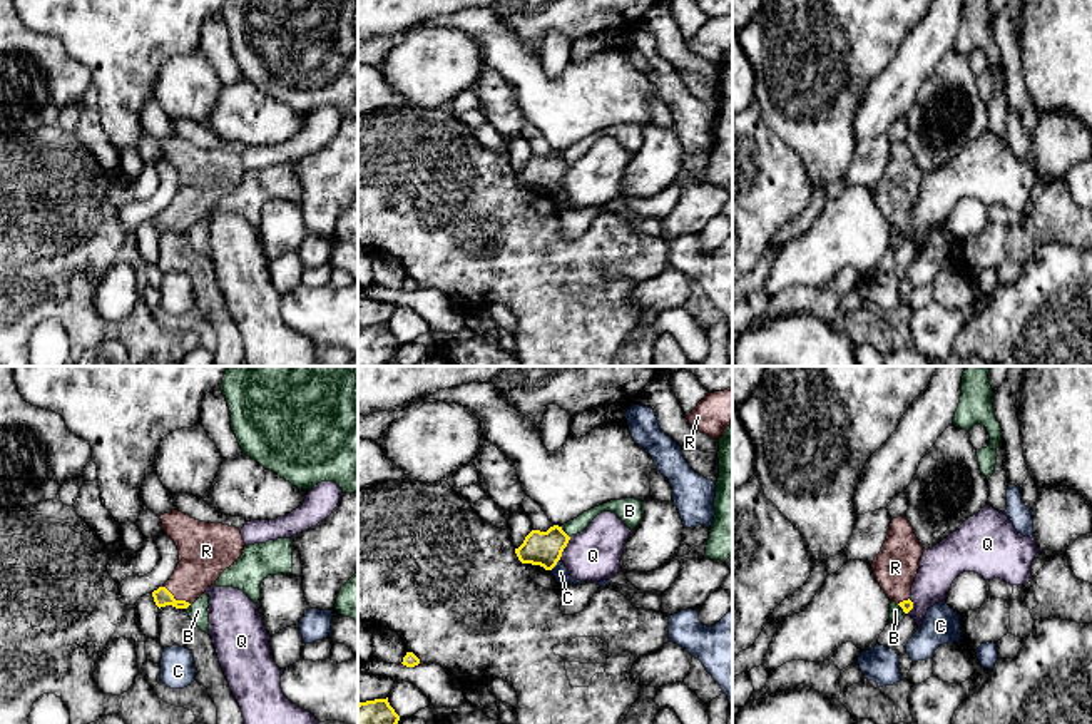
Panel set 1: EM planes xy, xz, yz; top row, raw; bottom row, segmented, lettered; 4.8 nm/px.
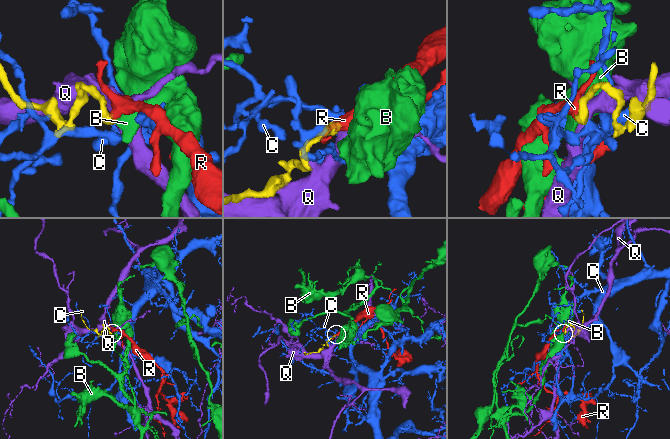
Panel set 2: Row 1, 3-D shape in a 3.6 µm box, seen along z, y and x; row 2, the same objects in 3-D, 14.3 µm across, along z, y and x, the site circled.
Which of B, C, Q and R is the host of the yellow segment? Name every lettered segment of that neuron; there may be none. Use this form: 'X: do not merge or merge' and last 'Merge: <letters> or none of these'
B: do not merge
C: do not merge
Q: do not merge
R: merge
Merge: R

